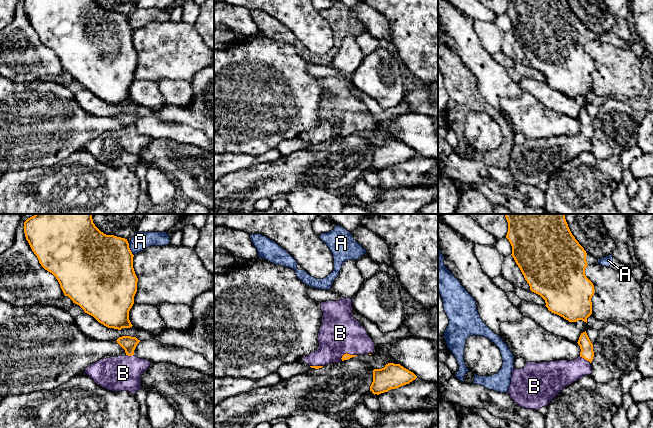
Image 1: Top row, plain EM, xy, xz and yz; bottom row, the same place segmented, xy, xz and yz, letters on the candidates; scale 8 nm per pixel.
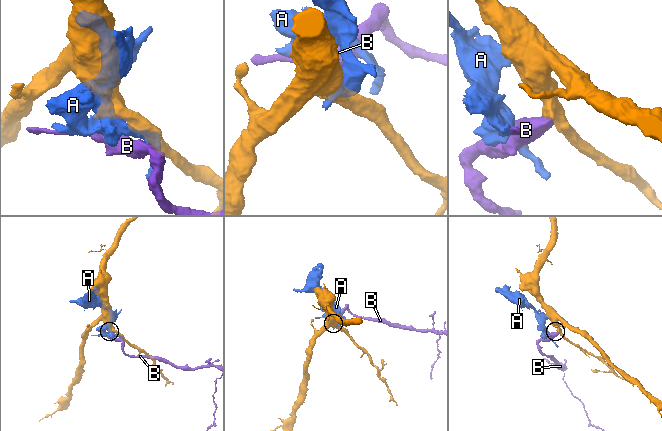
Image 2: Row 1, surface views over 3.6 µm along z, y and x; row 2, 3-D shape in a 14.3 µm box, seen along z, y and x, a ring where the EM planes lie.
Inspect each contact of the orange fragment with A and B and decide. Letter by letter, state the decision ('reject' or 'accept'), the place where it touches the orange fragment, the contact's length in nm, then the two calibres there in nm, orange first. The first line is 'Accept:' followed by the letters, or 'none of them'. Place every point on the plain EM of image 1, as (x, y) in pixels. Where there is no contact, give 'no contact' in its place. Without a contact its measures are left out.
Accept: B
A: reject; contact xy (130, 26); length 100 nm; calibres 480 and 150 nm
B: accept; contact xz (348, 130); length 140 nm; calibres 50 and 340 nm

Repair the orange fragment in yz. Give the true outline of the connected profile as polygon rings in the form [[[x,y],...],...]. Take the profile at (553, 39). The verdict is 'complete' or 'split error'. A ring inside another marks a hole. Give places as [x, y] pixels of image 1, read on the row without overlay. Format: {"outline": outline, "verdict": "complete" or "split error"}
{"outline": [[[508,0],[508,8],[506,14],[509,16],[512,22],[512,33],[514,34],[516,40],[520,44],[525,56],[530,62],[530,66],[538,71],[540,71],[546,79],[546,83],[549,87],[557,90],[569,98],[576,98],[582,96],[587,99],[587,94],[592,90],[592,78],[591,74],[594,71],[595,65],[593,59],[586,53],[585,45],[587,43],[586,32],[587,29],[584,24],[579,20],[579,18],[572,11],[568,0]]], "verdict": "complete"}

